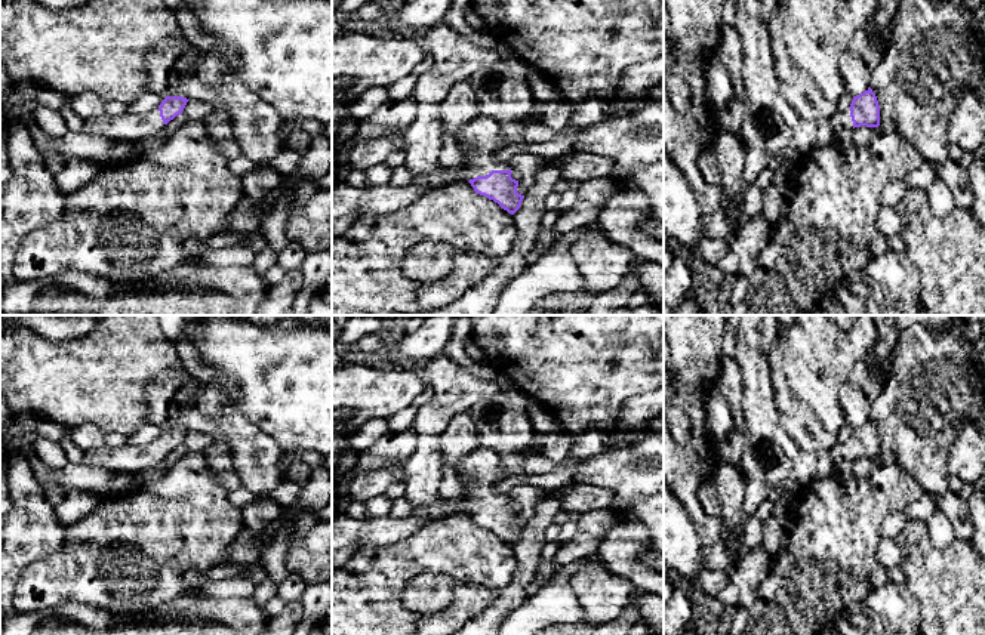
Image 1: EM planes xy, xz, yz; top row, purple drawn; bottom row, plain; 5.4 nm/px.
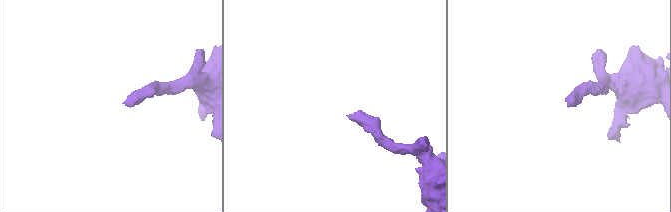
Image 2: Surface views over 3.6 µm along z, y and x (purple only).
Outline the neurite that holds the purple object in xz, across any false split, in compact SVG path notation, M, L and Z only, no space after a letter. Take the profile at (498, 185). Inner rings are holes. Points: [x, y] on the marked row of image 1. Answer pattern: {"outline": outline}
{"outline": "M465 144L456 169L443 172L437 167L428 175L413 178L407 188L385 185L358 191L341 181L332 188L332 237L347 232L364 215L390 215L404 209L415 201L416 191L459 181L468 181L477 194L493 200L511 215L524 198L517 192L518 181L511 178L508 163L501 161L496 154Z"}

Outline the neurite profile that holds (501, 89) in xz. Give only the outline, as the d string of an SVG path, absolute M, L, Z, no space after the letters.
M512 55L480 68L468 78L480 114L492 117L501 127L499 151L527 144L524 127L533 115L536 99L527 84L526 71L527 64Z

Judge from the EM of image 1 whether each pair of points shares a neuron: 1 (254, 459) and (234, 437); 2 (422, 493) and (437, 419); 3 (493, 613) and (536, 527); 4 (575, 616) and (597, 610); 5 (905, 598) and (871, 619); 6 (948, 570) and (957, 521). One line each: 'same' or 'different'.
1: same
2: same
3: same
4: different
5: same
6: different

